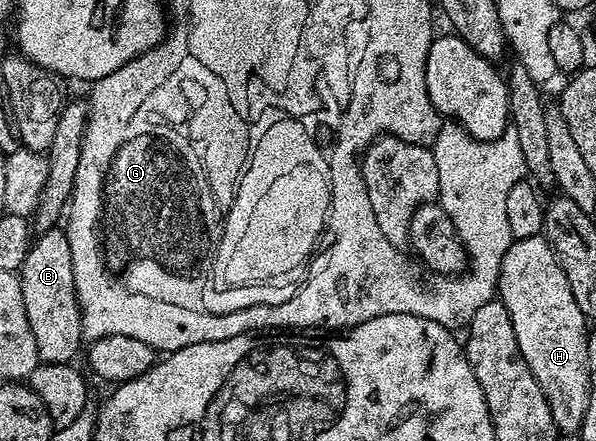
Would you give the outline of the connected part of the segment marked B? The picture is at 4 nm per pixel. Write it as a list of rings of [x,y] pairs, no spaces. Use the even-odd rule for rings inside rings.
[[[56,226],[47,232],[39,232],[32,239],[29,254],[17,275],[25,298],[25,318],[29,318],[29,330],[33,330],[40,361],[44,364],[72,363],[78,352],[80,355],[85,337],[79,299],[73,286],[73,254],[69,251],[66,231]]]

